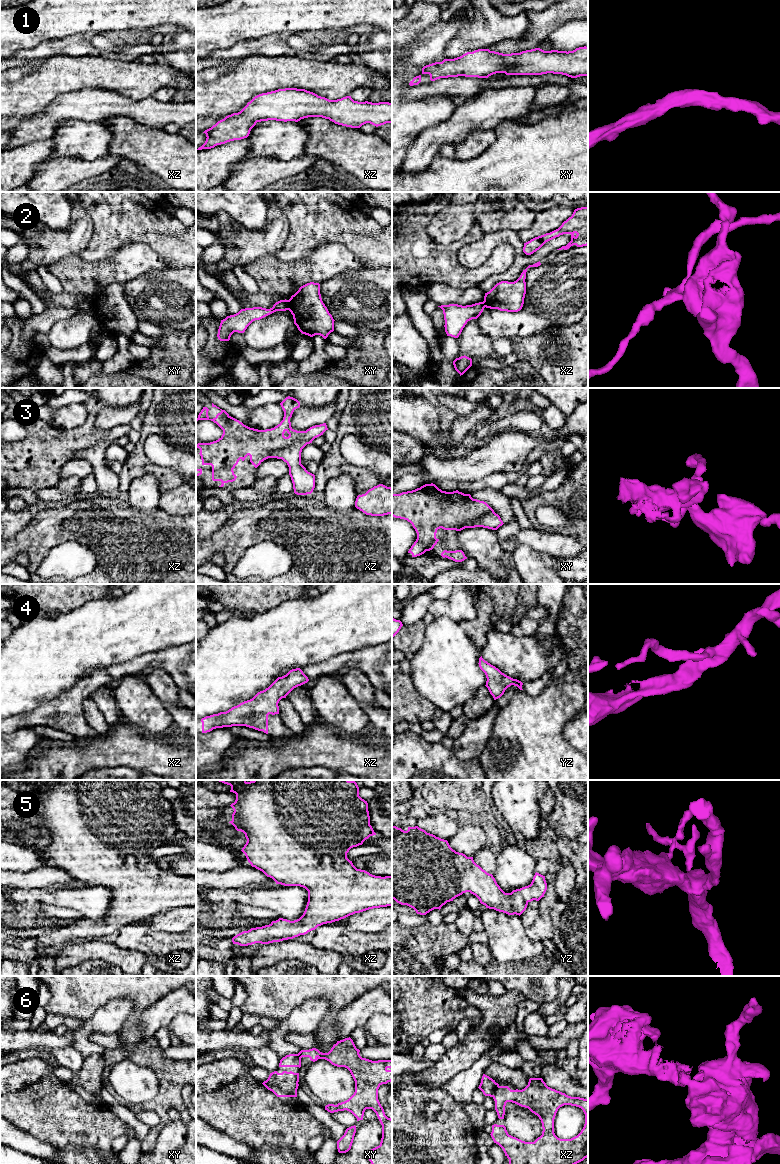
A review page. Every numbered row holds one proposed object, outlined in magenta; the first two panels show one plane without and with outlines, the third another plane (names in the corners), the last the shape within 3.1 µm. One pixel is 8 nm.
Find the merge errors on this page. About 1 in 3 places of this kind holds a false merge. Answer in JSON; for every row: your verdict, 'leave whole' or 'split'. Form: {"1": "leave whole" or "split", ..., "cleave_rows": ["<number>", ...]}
{"1": "leave whole", "2": "split", "3": "split", "4": "leave whole", "5": "leave whole", "6": "split", "cleave_rows": ["2", "3", "6"]}

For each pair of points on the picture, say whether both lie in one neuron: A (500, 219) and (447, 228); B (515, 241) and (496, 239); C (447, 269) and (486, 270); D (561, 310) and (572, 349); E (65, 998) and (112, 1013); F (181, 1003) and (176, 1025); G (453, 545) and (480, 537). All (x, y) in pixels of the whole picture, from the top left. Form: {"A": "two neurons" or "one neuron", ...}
{"A": "one neuron", "B": "one neuron", "C": "one neuron", "D": "two neurons", "E": "two neurons", "F": "two neurons", "G": "two neurons"}

